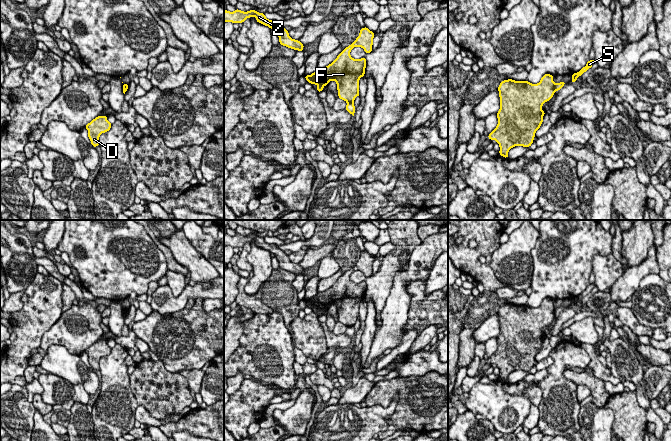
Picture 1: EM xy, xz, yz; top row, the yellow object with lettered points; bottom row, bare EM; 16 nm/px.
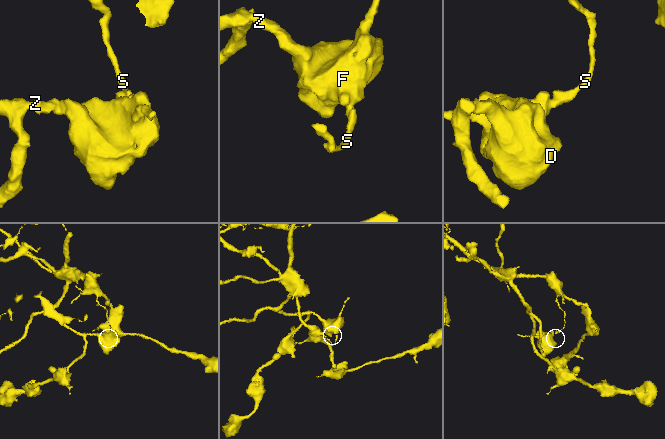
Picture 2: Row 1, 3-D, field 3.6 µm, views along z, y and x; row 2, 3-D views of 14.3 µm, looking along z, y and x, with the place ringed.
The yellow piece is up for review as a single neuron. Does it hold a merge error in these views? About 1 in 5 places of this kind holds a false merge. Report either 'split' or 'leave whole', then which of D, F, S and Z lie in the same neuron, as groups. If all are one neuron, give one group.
split | D F Z / S

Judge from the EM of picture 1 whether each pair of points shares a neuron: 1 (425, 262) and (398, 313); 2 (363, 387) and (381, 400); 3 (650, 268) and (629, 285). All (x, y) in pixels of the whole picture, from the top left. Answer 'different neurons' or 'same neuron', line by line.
1: same neuron
2: different neurons
3: same neuron

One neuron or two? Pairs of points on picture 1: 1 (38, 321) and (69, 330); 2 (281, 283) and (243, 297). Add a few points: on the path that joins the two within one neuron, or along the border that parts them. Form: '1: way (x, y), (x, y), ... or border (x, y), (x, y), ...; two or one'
1: border (62, 312), (60, 317), (46, 331); two
2: way (272, 292), (265, 299), (252, 299); one

